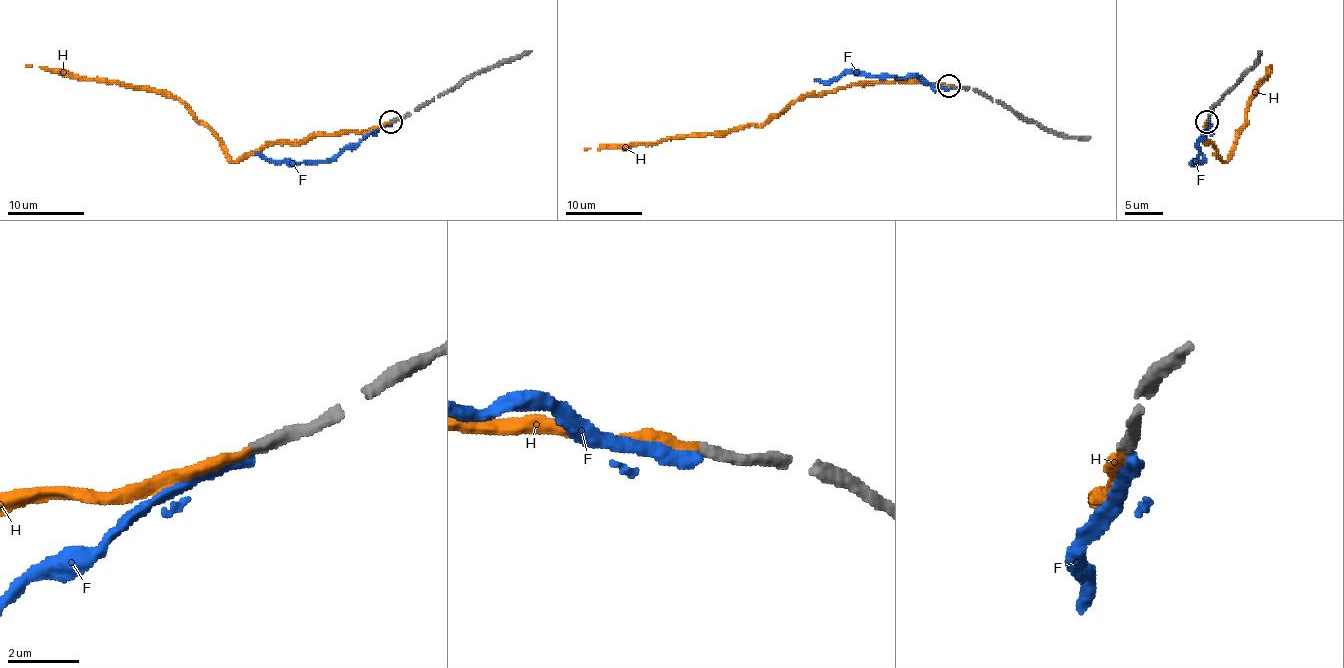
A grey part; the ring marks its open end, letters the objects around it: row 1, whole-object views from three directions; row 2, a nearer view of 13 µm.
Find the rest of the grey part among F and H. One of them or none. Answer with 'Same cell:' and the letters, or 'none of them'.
Same cell: H

